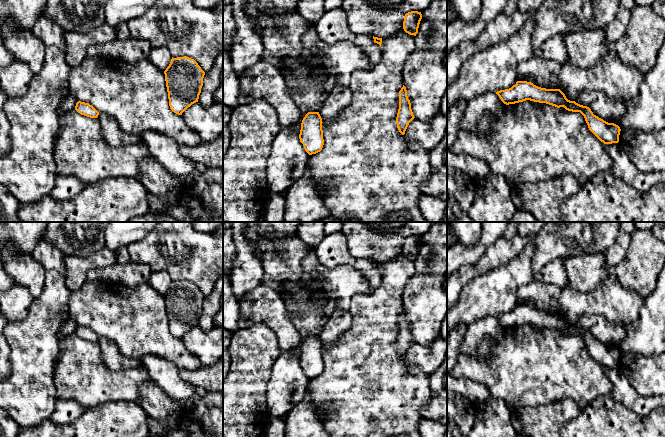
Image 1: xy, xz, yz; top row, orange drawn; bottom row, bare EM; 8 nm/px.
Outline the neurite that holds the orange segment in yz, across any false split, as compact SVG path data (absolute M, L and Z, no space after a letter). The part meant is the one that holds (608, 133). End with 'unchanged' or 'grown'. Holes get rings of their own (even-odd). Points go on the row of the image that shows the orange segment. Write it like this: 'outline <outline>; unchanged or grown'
outline M517 81L509 89L497 91L501 101L506 104L515 104L526 100L546 103L557 108L564 107L568 111L580 112L588 125L589 130L604 144L619 142L620 127L608 123L594 115L587 106L570 101L560 89L546 89L527 81Z; unchanged

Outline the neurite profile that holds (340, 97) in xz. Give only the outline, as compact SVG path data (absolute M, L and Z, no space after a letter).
M336 84L333 91L319 110L324 124L331 122L344 108L350 105L352 92L350 87Z

